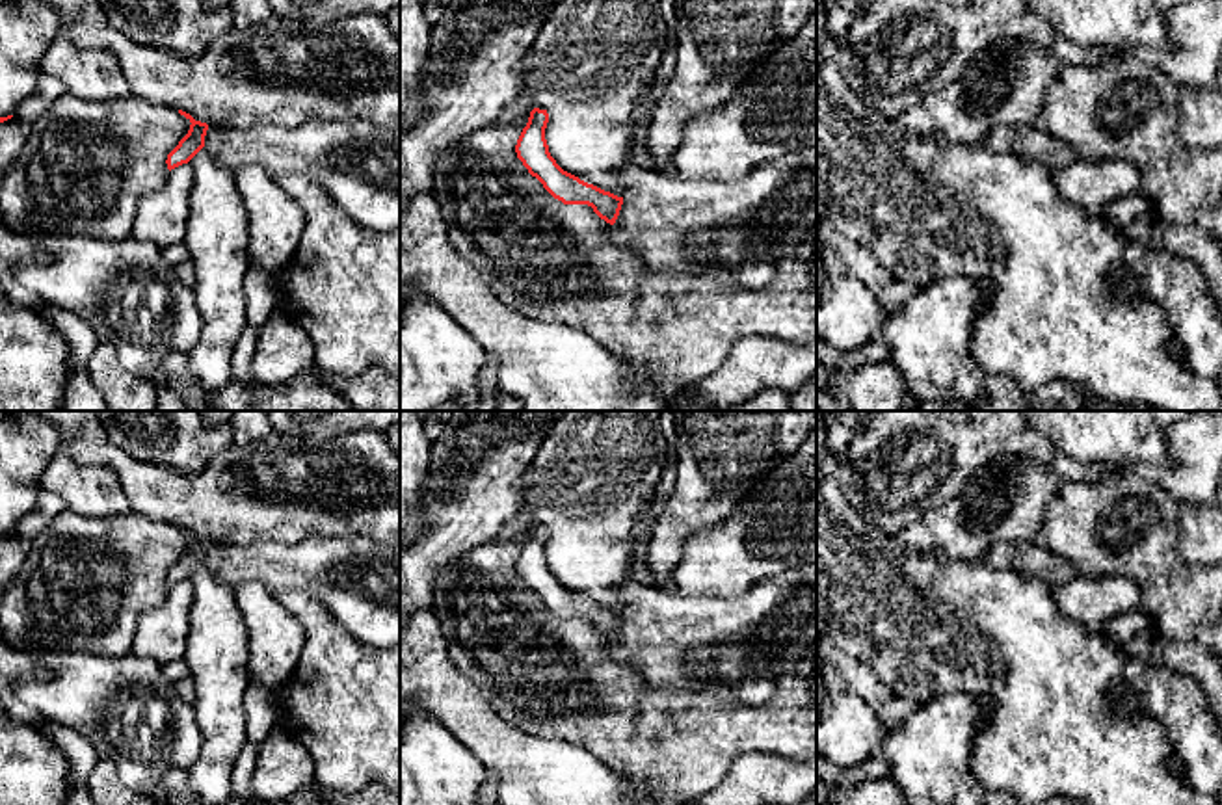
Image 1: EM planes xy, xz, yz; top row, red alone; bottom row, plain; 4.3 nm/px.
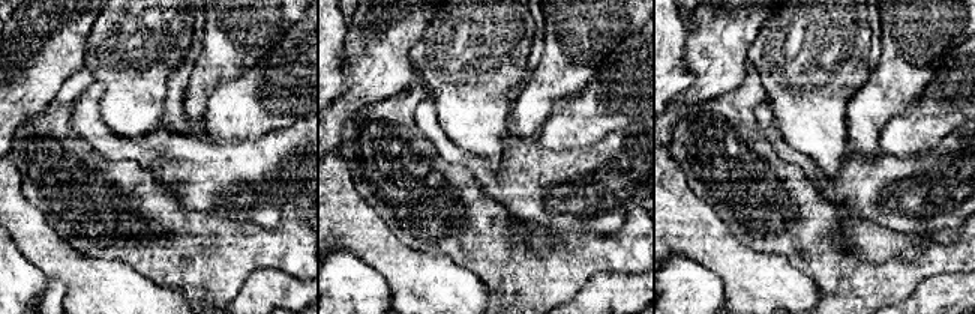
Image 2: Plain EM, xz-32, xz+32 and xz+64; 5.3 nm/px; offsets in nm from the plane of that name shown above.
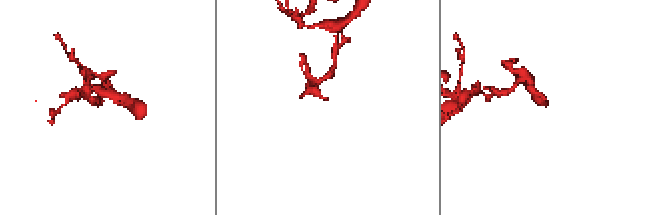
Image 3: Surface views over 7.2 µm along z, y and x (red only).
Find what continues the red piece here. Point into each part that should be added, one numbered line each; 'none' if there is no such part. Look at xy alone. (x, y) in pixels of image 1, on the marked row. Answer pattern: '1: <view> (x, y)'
1: xy (356, 162)

